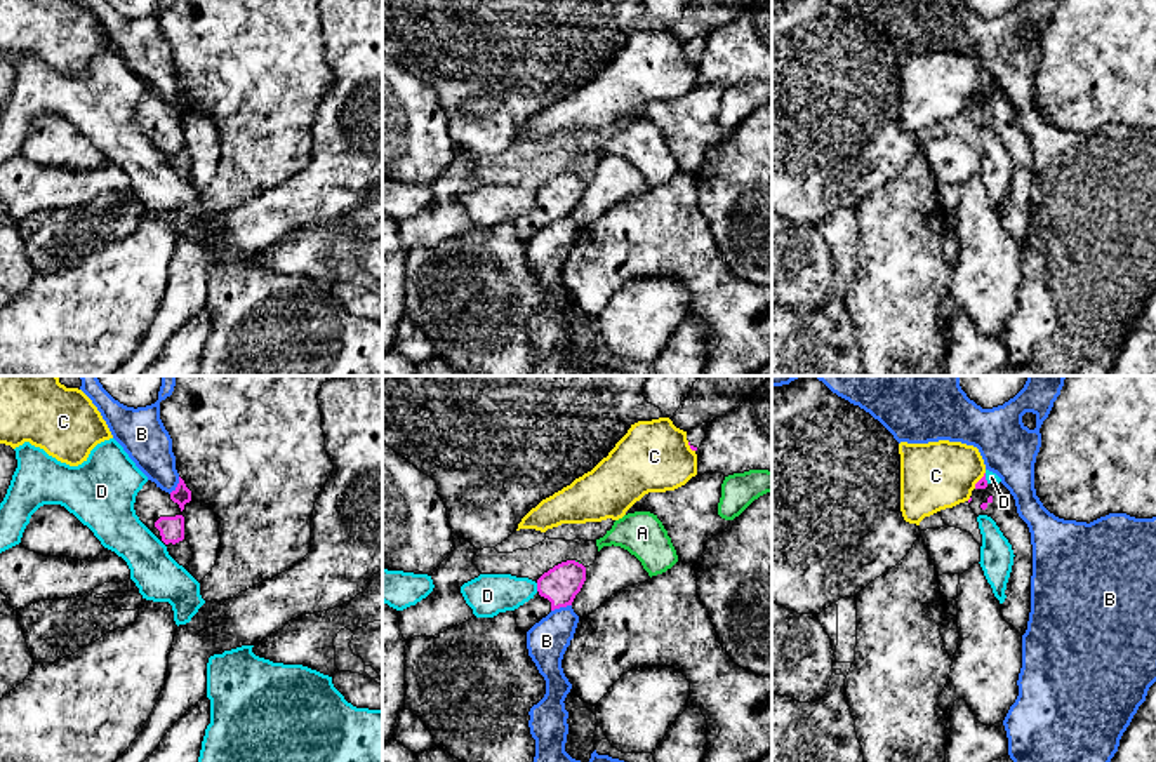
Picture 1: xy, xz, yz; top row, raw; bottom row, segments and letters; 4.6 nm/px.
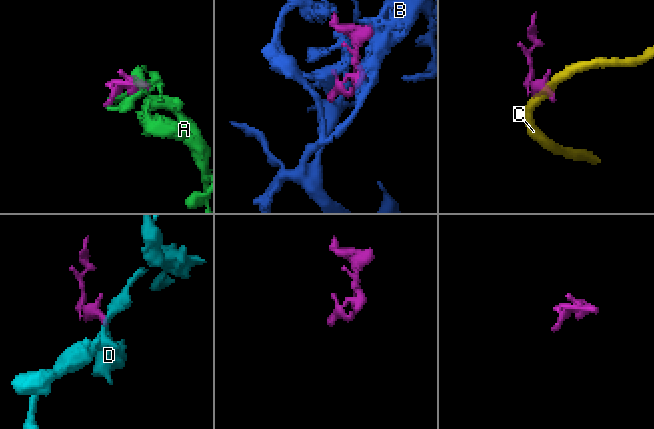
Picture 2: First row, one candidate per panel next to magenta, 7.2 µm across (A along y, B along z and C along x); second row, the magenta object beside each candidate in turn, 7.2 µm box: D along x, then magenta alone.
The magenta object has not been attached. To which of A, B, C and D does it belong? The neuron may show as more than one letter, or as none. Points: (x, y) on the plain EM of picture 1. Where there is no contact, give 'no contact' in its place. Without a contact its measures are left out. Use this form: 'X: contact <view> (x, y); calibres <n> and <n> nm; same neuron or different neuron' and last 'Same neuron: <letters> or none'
A: contact xz (578, 173); calibres 170 and 20 nm; different neuron
B: contact xz (560, 216); calibres 170 and 190 nm; different neuron
C: contact yz (979, 91); calibres 50 and 320 nm; different neuron
D: contact xz (538, 197); calibres 170 and 190 nm; different neuron
Same neuron: none

